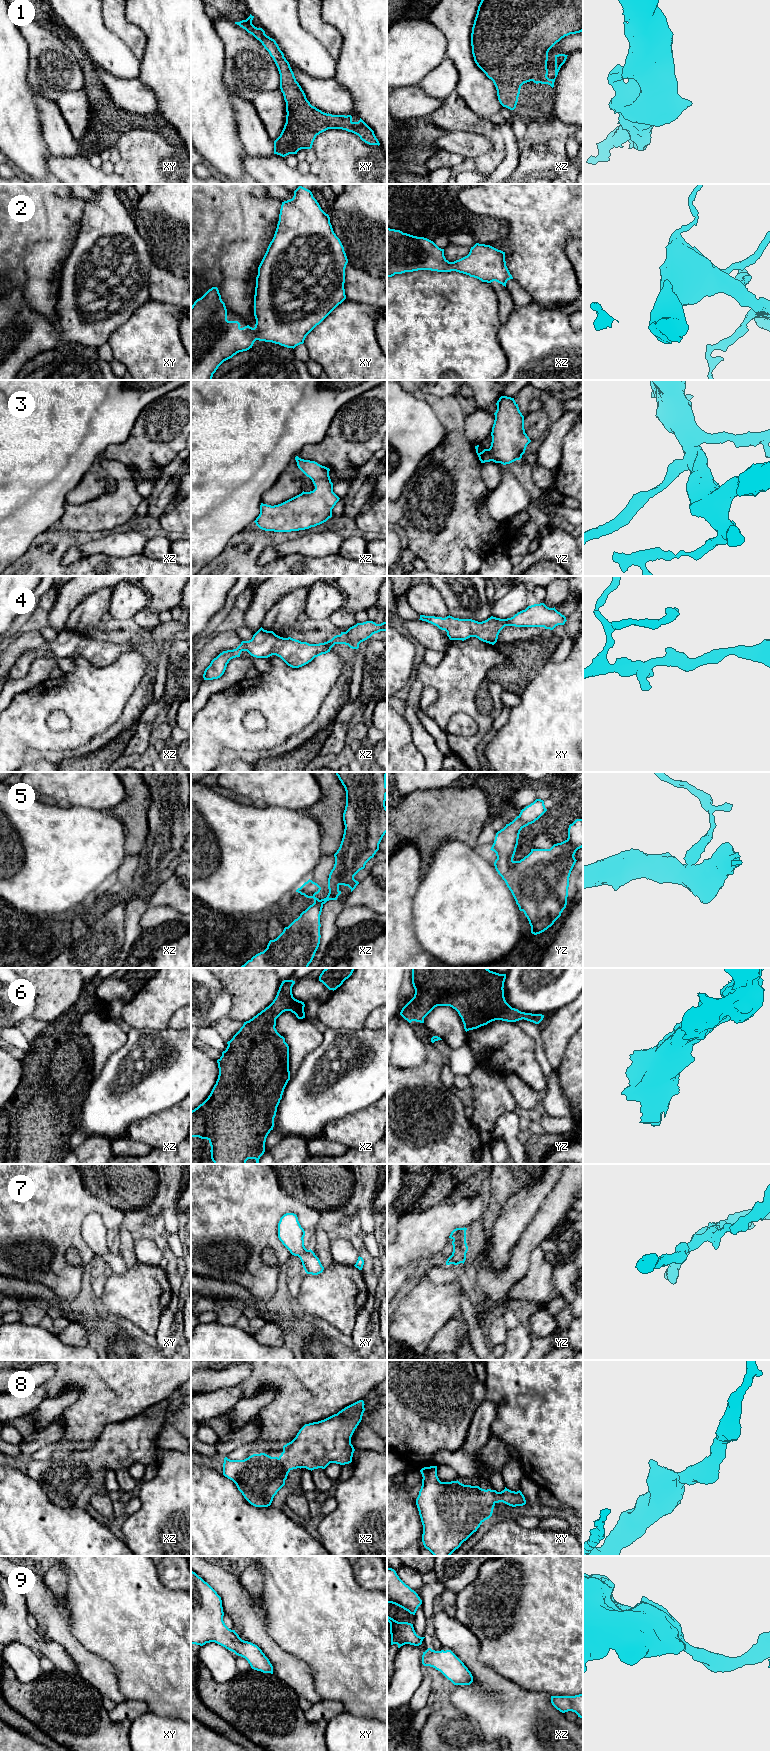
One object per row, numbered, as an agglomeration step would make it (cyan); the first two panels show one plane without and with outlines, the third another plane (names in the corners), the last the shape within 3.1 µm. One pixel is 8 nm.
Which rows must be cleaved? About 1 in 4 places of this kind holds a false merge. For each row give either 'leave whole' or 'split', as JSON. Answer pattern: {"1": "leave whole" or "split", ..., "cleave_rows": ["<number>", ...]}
{"1": "leave whole", "2": "leave whole", "3": "leave whole", "4": "leave whole", "5": "leave whole", "6": "leave whole", "7": "leave whole", "8": "leave whole", "9": "leave whole", "cleave_rows": []}

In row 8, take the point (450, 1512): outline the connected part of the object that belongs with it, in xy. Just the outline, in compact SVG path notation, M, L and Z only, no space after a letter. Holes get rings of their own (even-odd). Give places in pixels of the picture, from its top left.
M437 1466L424 1467L420 1472L423 1479L416 1505L423 1525L422 1542L434 1556L450 1556L492 1516L496 1503L503 1502L512 1507L526 1504L520 1490L515 1492L505 1487L503 1491L497 1492L464 1485L458 1480L441 1482L437 1476Z

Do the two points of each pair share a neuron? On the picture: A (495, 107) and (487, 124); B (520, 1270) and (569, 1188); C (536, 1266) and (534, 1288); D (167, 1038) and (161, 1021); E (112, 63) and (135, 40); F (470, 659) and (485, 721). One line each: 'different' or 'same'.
A: different
B: same
C: same
D: different
E: different
F: same

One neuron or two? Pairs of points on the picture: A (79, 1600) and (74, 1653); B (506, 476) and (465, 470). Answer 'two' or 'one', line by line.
A: two
B: two

